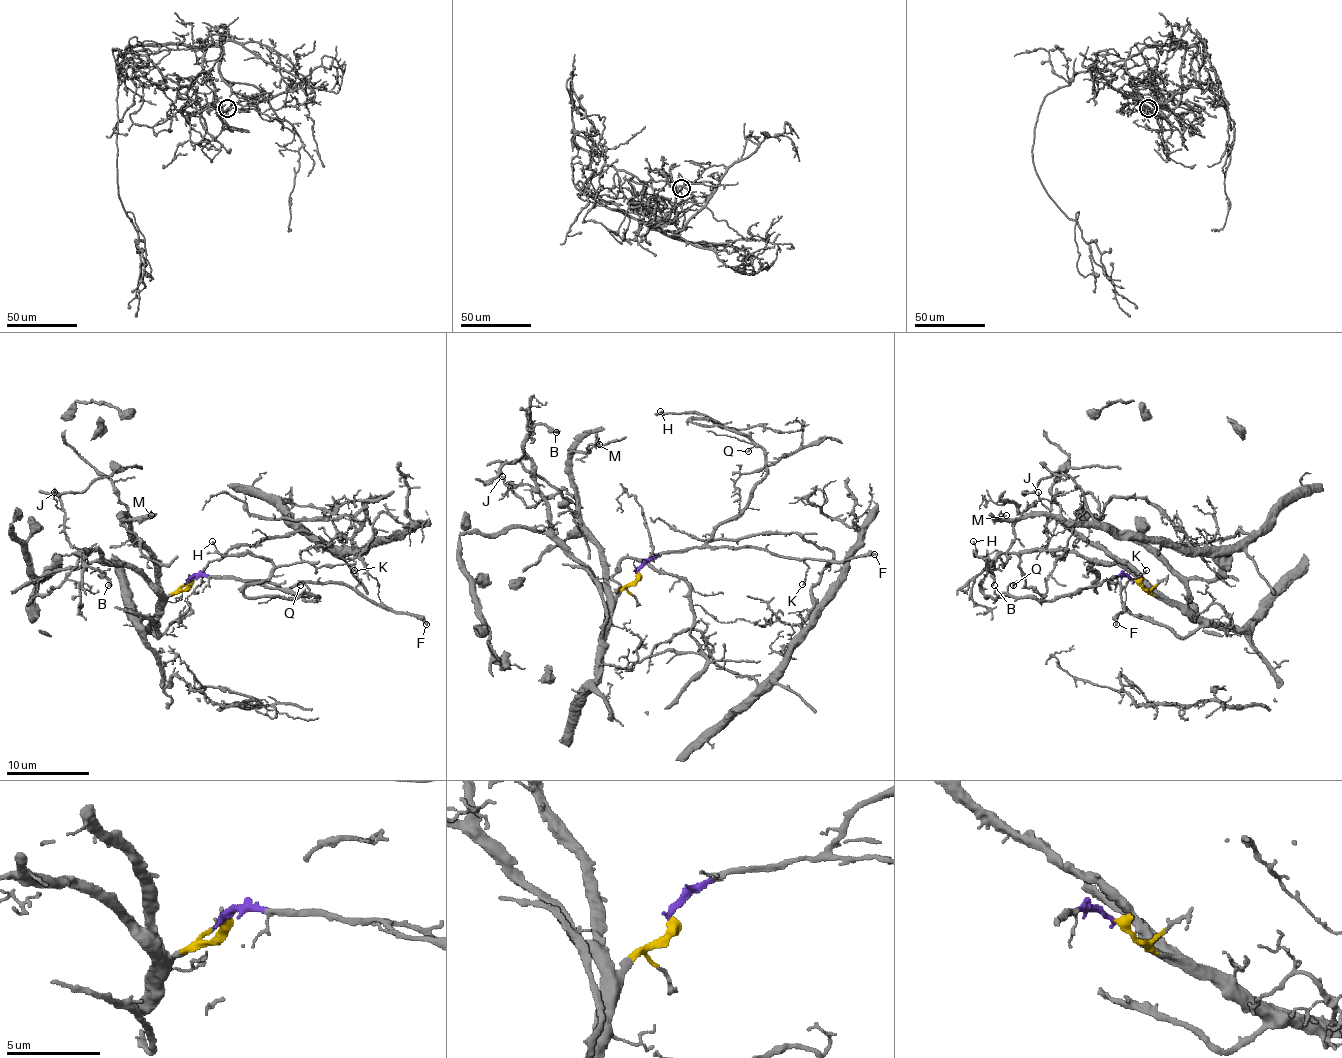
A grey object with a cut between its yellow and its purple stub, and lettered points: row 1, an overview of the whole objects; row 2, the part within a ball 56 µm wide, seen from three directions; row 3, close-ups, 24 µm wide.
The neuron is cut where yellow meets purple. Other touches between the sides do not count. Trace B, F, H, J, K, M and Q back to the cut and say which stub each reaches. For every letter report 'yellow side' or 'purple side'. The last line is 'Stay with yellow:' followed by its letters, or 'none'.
B: yellow side
F: purple side
H: purple side
J: yellow side
K: purple side
M: yellow side
Q: purple side
Stay with yellow: B, J, M

